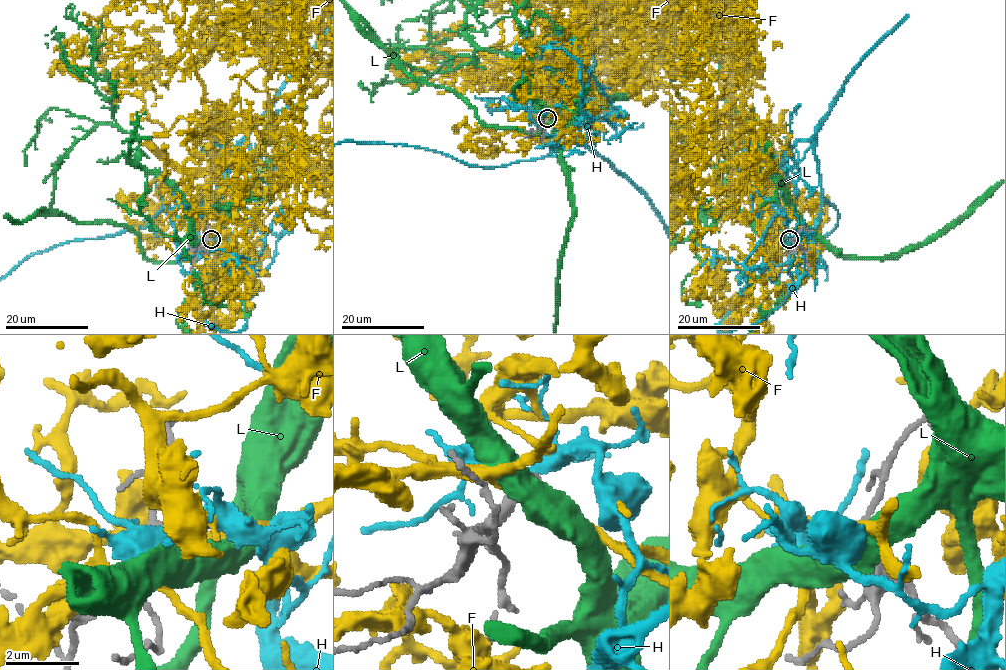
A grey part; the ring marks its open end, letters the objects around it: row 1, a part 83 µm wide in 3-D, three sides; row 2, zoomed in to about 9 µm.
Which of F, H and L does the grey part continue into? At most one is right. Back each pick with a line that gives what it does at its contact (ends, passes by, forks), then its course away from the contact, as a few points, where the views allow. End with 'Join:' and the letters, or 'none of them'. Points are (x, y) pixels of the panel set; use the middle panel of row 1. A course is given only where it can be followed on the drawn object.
Join: none of them

